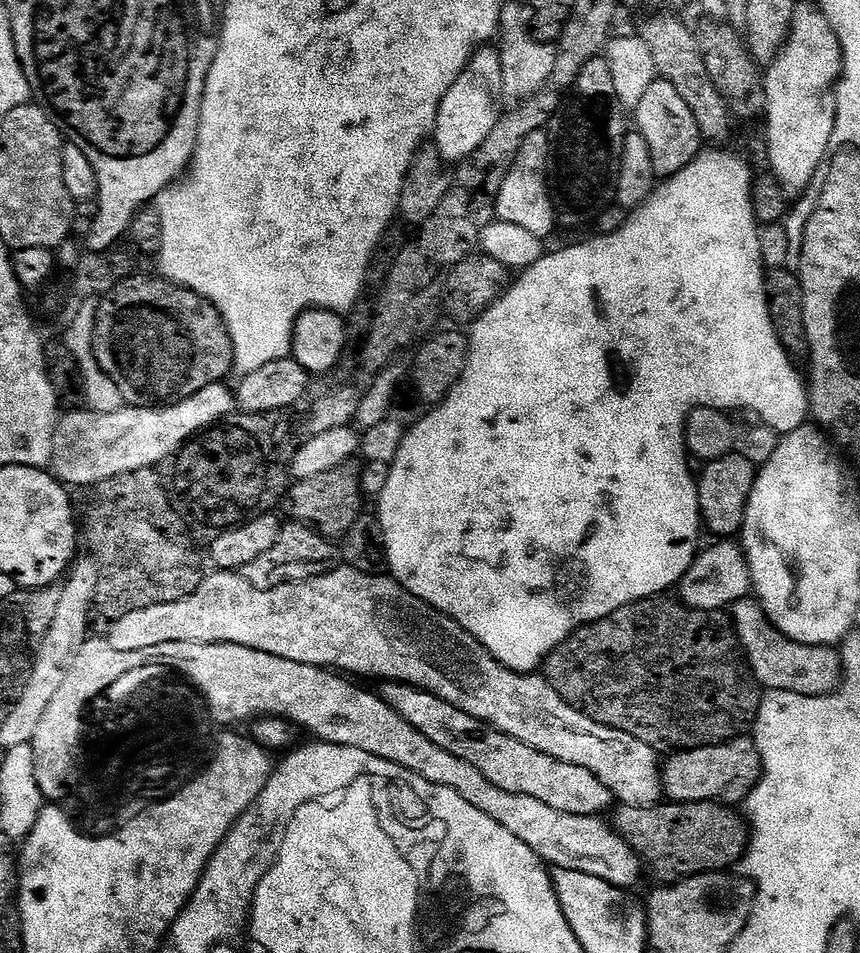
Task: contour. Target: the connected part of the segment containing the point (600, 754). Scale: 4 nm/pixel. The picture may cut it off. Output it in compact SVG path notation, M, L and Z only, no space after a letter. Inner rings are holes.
M564 720L551 721L550 754L558 758L558 762L566 762L574 766L582 766L582 770L590 770L602 786L612 791L613 797L626 808L649 808L661 803L664 796L661 757L646 742L638 742L630 734L622 734L613 728L575 728Z

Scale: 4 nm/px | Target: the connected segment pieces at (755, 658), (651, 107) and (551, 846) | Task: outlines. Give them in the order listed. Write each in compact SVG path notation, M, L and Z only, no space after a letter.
M752 598L737 600L731 605L730 619L736 630L739 647L746 657L747 667L750 672L752 667L752 672L756 675L757 685L765 684L763 686L765 689L784 692L784 684L812 684L812 660L820 656L821 645L799 644L789 636L783 636L773 626L759 603Z
M658 78L642 94L642 102L634 110L635 127L646 138L646 146L652 151L652 162L656 165L656 175L660 178L673 176L683 170L689 162L695 160L702 151L702 137L698 122L694 122L694 114L690 114L690 106L682 102L682 94L674 90L669 80Z
M507 794L508 817L506 823L510 834L526 846L545 865L565 868L594 878L602 878L613 888L628 890L628 887L642 876L642 865L636 851L621 838L619 832L603 824L603 819L594 816L575 816L558 810L550 810L538 798Z

